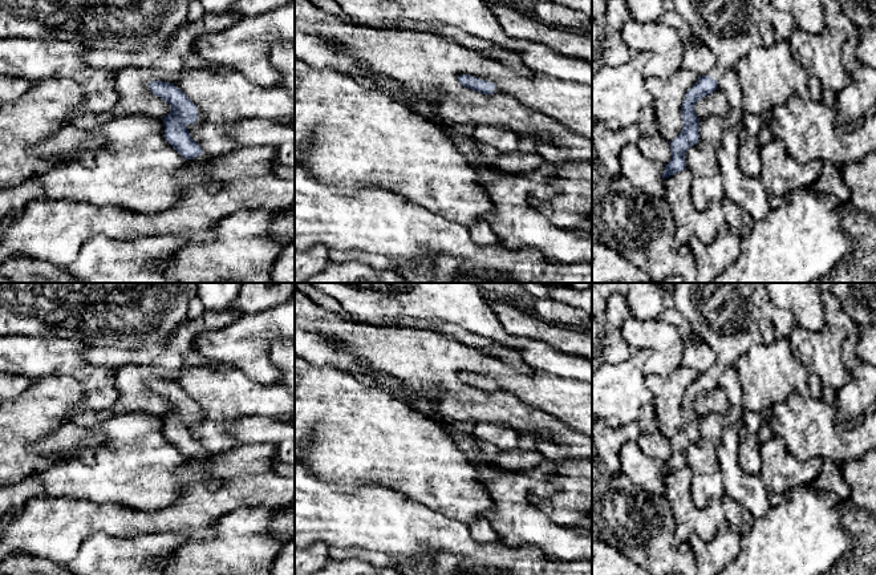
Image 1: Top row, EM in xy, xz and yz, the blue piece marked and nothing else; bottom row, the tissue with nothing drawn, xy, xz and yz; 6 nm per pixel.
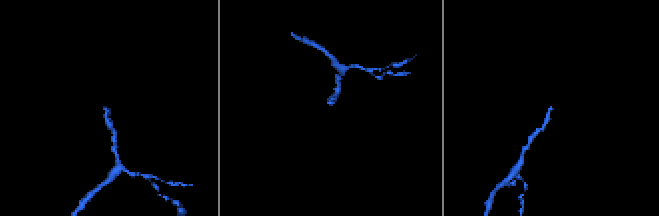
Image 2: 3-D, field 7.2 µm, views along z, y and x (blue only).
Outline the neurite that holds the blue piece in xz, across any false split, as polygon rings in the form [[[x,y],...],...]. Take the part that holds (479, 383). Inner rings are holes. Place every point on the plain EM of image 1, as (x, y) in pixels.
[[[461,372],[458,374],[458,378],[462,384],[479,389],[482,392],[494,392],[495,382],[492,380],[474,376],[470,372]]]

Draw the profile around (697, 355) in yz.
[[[666,307],[658,319],[641,320],[632,316],[622,324],[621,333],[632,352],[648,349],[652,353],[642,368],[645,376],[669,376],[681,365],[702,374],[715,361],[714,351],[693,333],[690,323],[674,307]]]

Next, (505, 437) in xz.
[[[478,421],[474,425],[473,436],[507,452],[518,448],[520,433],[502,422]]]

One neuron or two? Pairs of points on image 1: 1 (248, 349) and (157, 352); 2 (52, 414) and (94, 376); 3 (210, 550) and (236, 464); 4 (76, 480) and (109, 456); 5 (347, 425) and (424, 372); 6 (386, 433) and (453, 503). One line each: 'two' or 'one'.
1: one
2: two
3: two
4: one
5: two
6: one

